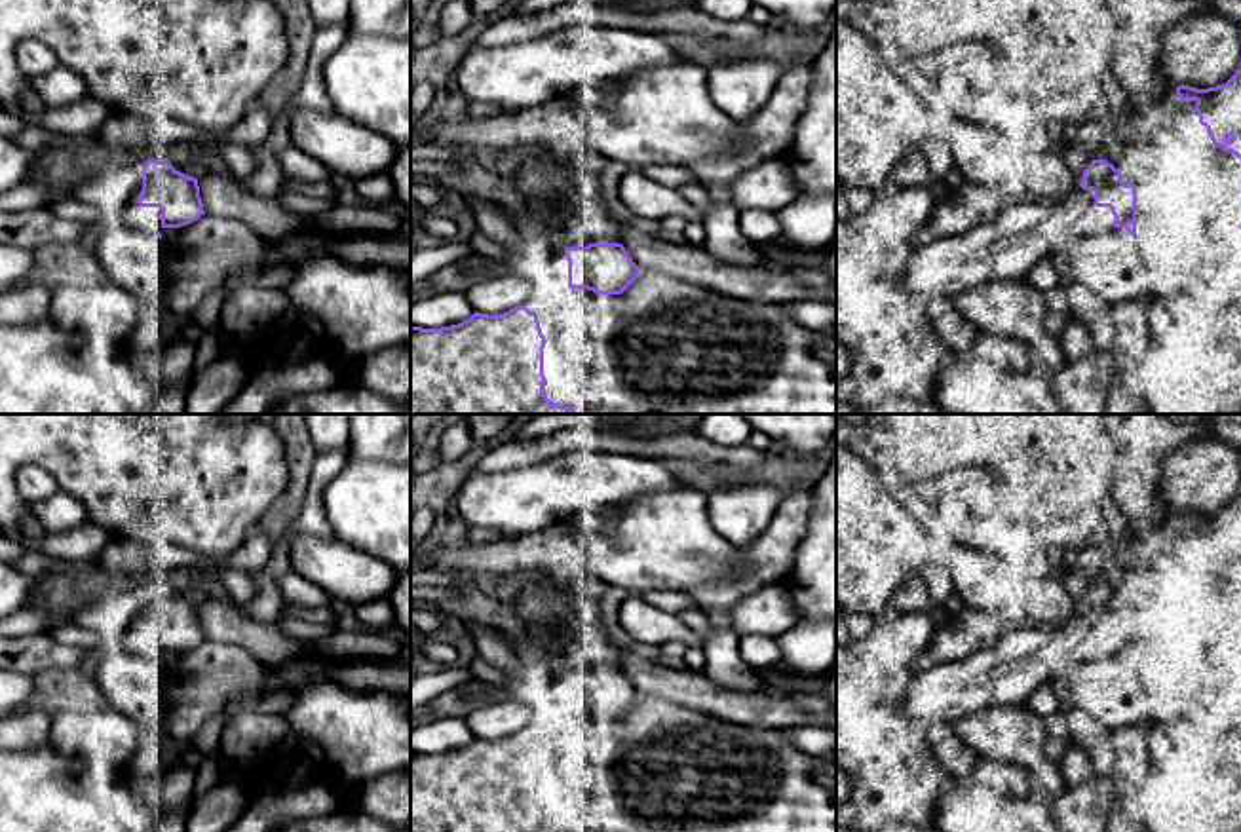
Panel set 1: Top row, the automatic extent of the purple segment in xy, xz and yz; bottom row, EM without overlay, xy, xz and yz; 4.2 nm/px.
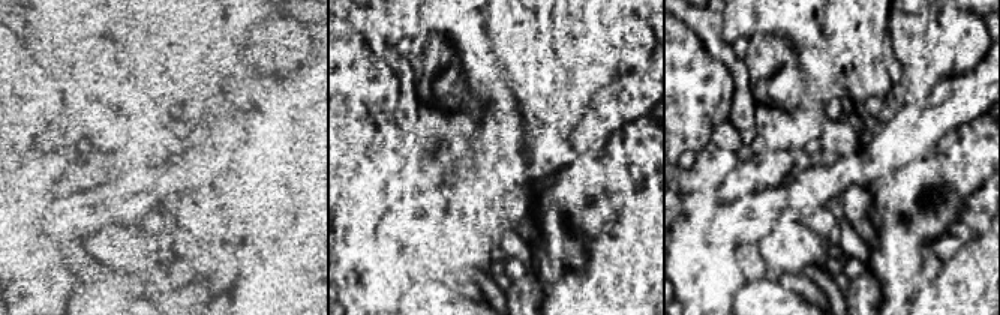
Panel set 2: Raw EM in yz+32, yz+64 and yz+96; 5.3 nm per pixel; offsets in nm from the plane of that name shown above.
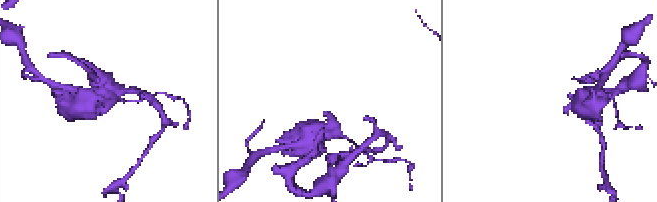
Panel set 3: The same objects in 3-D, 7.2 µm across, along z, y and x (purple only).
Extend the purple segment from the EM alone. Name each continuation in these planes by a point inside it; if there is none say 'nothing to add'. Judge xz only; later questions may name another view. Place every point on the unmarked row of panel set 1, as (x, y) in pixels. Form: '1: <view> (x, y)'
1: xz (565, 622)

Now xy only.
1: xy (149, 644)

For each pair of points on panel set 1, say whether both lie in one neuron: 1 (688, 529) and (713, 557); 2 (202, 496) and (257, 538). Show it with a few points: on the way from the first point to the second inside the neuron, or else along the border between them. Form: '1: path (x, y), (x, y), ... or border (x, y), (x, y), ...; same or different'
1: path (692, 536), (706, 549); same
2: border (255, 527), (225, 563); different

